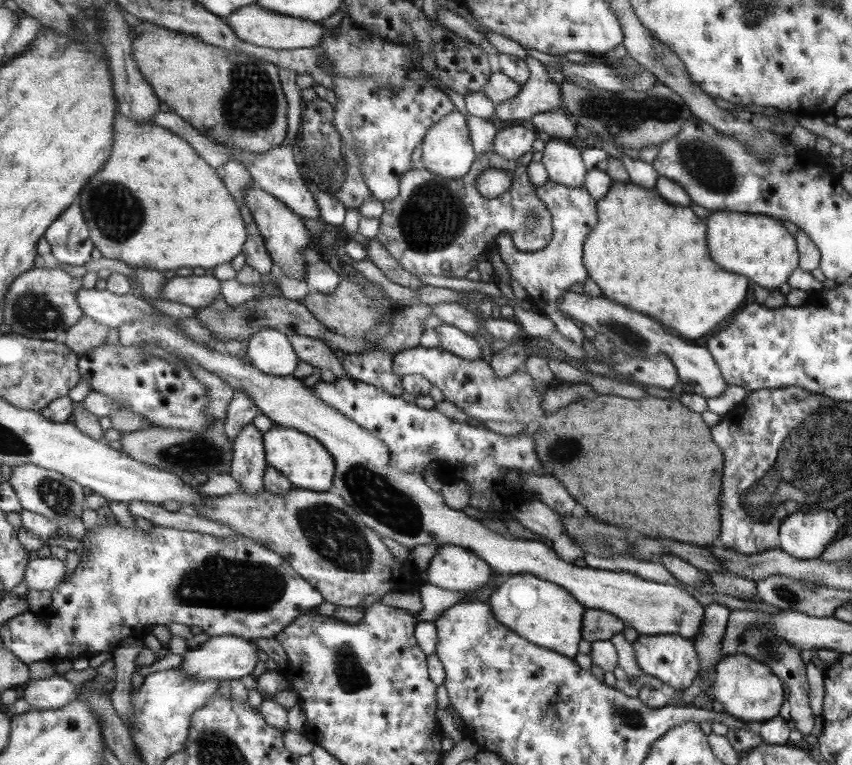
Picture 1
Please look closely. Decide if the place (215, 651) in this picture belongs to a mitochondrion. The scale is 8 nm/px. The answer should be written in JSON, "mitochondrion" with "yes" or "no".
{"mitochondrion":"no"}

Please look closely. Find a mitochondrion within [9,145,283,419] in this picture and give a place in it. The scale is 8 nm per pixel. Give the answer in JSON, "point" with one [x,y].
{"point":[118,214]}

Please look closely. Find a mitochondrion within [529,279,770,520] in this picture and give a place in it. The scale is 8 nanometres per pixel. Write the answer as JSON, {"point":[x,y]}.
{"point":[562,451]}

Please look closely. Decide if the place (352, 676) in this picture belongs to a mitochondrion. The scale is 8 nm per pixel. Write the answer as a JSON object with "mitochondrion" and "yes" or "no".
{"mitochondrion":"yes"}

